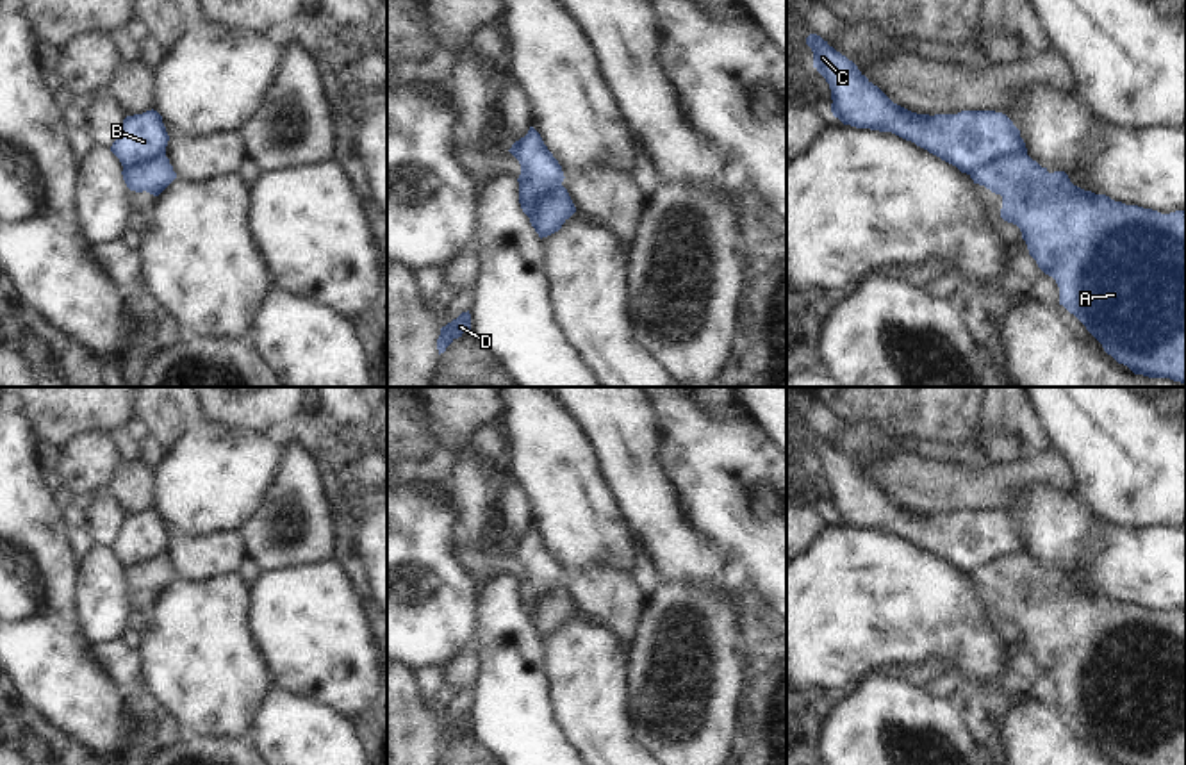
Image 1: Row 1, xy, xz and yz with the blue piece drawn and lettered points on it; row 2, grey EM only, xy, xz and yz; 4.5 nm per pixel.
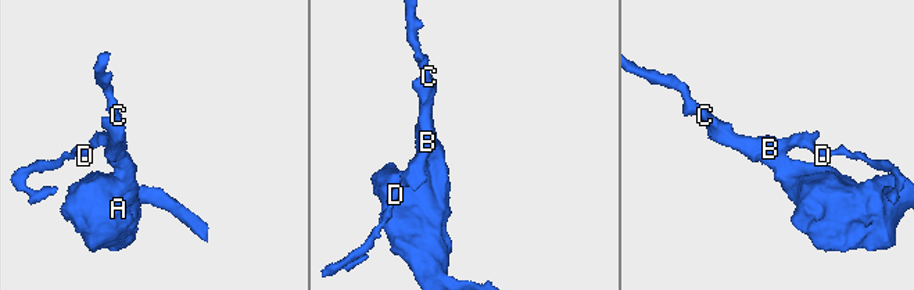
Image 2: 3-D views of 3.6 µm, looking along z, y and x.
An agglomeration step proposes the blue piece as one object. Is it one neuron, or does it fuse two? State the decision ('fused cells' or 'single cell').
fused cells

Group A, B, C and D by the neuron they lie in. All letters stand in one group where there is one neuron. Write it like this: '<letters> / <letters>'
A / B C D

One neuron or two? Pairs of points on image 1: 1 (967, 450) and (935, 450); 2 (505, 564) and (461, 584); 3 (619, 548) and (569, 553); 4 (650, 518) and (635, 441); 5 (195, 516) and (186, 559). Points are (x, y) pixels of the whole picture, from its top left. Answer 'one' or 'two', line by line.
1: one
2: two
3: one
4: one
5: two

